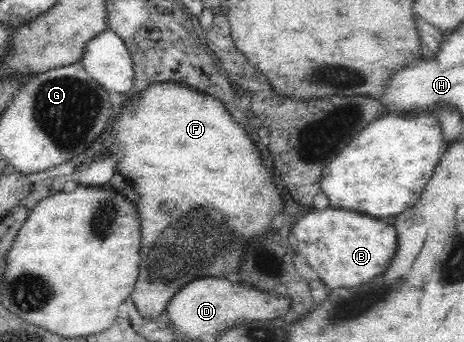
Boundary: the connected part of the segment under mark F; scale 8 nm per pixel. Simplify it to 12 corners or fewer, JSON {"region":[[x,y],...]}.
{"region":[[175,83],[113,113],[139,195],[143,319],[233,273],[282,195],[217,99]]}

